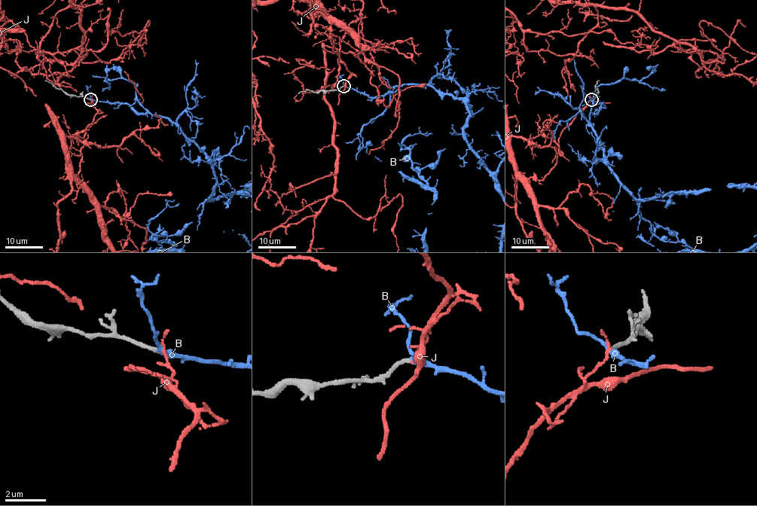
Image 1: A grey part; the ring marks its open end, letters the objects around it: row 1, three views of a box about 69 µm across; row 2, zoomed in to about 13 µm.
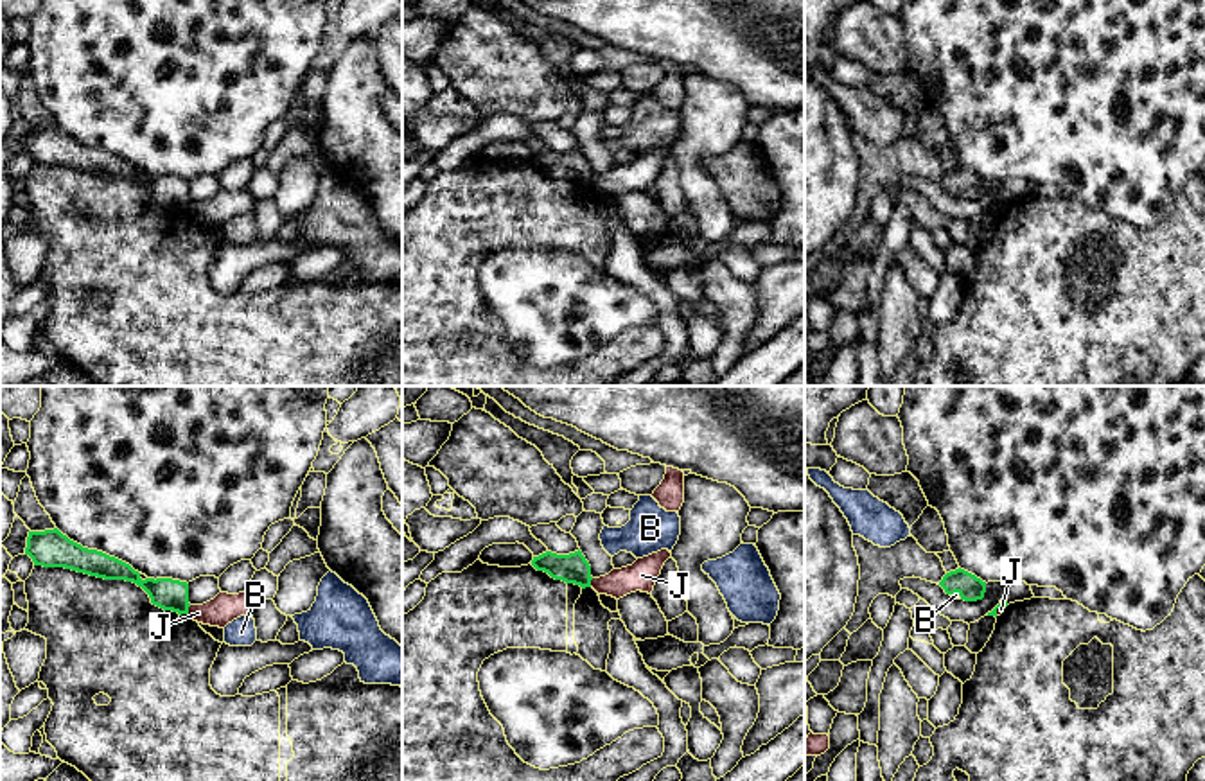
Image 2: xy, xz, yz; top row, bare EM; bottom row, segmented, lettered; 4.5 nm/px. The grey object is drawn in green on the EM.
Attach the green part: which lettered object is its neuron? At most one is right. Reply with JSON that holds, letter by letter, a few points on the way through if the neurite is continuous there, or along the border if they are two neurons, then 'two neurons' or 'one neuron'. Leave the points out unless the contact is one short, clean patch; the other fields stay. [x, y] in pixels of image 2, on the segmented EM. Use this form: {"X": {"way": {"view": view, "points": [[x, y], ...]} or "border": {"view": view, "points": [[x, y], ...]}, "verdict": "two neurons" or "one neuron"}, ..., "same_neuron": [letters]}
{"B": {"way": {"view": "yz", "points": [[970, 587], [956, 591], [956, 595]]}, "verdict": "one neuron"}, "J": {"border": {"view": "xy", "points": [[191, 605], [187, 613]]}, "verdict": "two neurons"}, "same_neuron": ["B"]}

